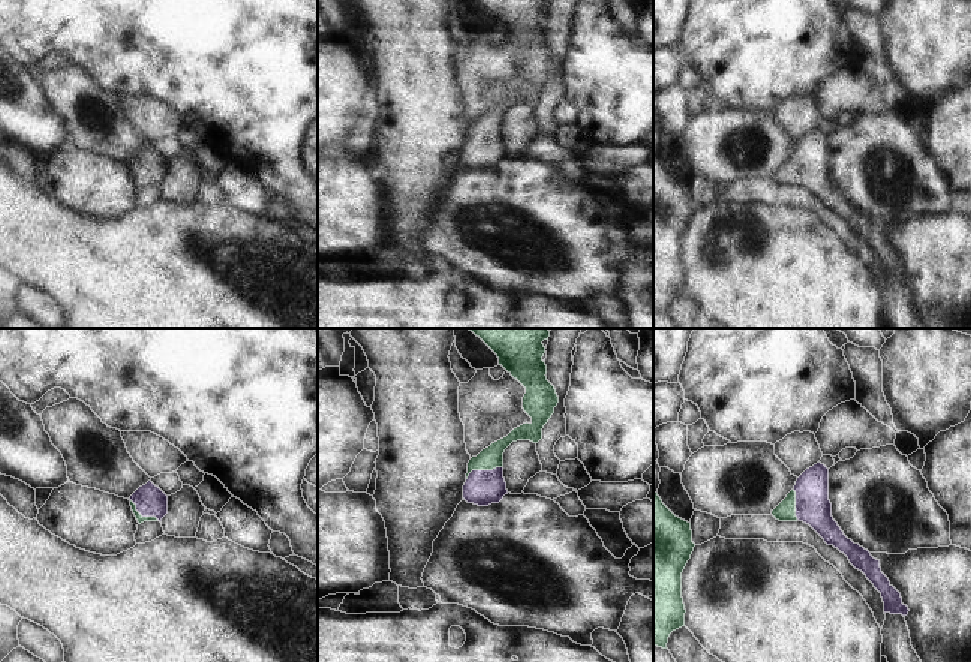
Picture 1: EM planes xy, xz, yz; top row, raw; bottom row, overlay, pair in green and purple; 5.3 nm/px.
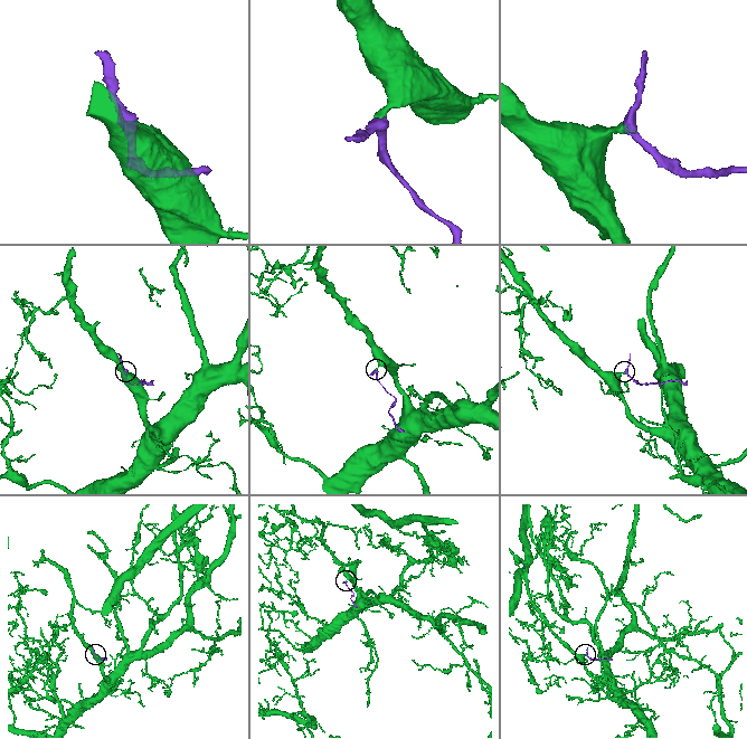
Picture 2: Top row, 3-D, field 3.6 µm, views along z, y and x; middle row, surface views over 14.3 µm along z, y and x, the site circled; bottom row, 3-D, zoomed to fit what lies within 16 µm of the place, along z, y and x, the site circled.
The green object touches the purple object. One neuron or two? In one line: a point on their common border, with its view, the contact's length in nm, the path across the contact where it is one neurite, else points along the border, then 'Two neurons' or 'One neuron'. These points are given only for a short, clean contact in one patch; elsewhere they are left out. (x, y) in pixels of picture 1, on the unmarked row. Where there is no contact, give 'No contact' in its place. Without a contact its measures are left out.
Touches green at xz (483, 134). Shared border 220 nm. Path across: xz (492, 122), (483, 134), (483, 152). One neuron

